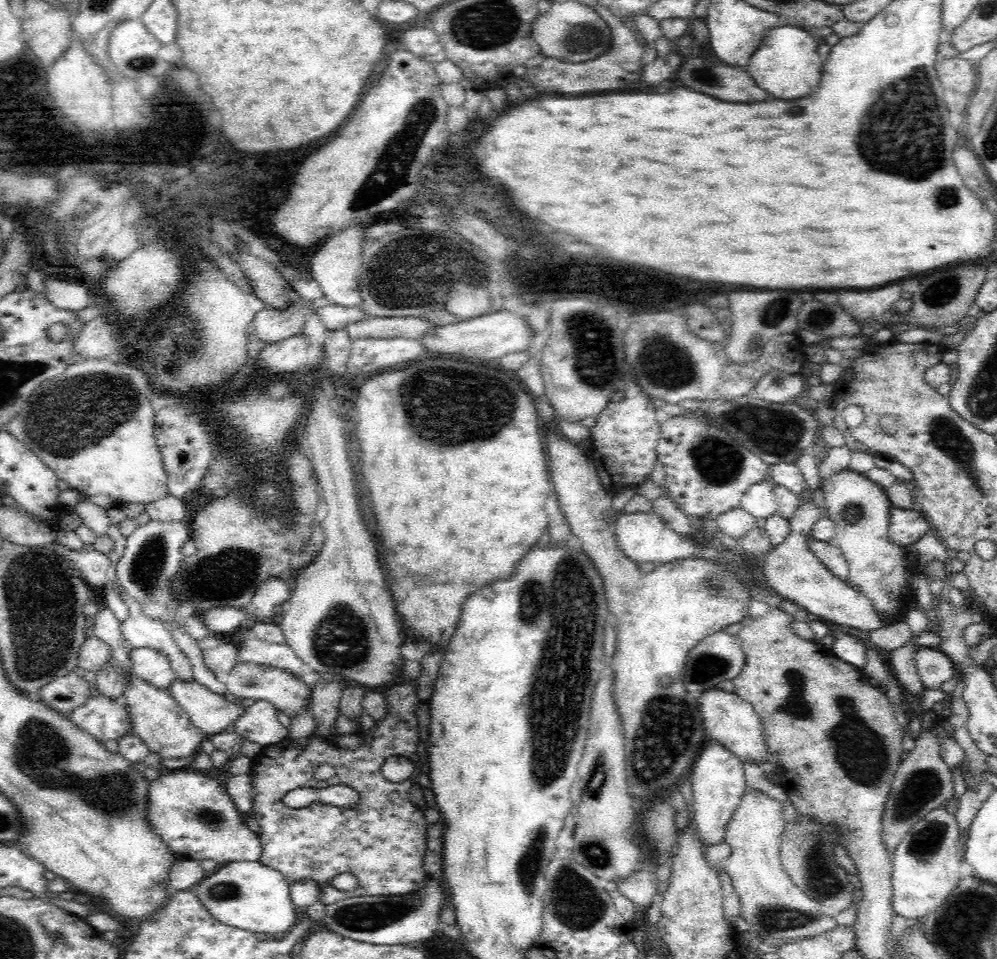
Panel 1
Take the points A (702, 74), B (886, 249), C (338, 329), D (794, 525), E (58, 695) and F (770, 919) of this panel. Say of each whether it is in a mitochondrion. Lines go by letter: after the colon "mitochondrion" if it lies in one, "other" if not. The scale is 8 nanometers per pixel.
A: mitochondrion
B: other
C: other
D: other
E: mitochondrion
F: mitochondrion

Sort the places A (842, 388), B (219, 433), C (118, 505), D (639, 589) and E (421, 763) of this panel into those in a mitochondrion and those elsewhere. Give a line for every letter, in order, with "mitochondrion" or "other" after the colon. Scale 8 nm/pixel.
A: other
B: other
C: other
D: other
E: other

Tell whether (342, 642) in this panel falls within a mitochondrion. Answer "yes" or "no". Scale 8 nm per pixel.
yes

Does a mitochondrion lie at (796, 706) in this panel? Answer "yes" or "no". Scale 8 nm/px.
yes

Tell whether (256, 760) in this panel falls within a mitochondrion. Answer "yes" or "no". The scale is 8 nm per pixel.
no

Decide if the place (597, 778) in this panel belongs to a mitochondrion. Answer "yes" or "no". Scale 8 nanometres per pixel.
yes

